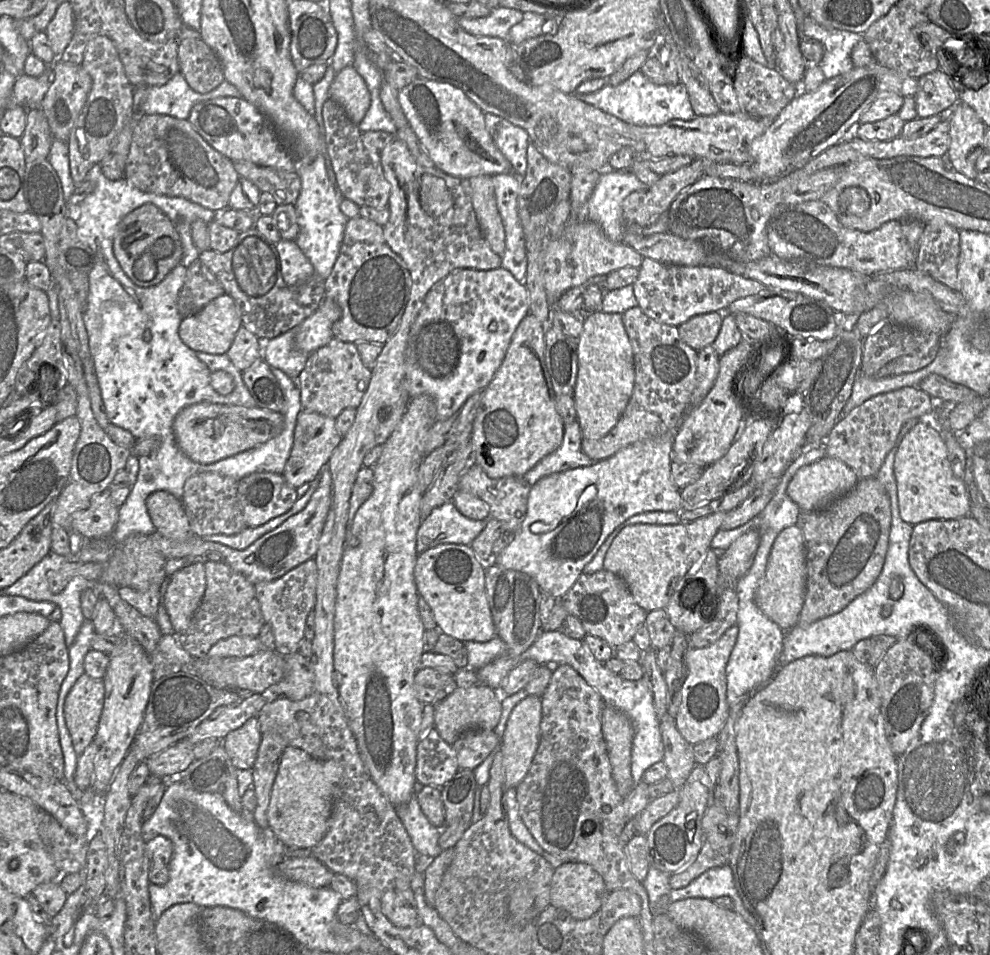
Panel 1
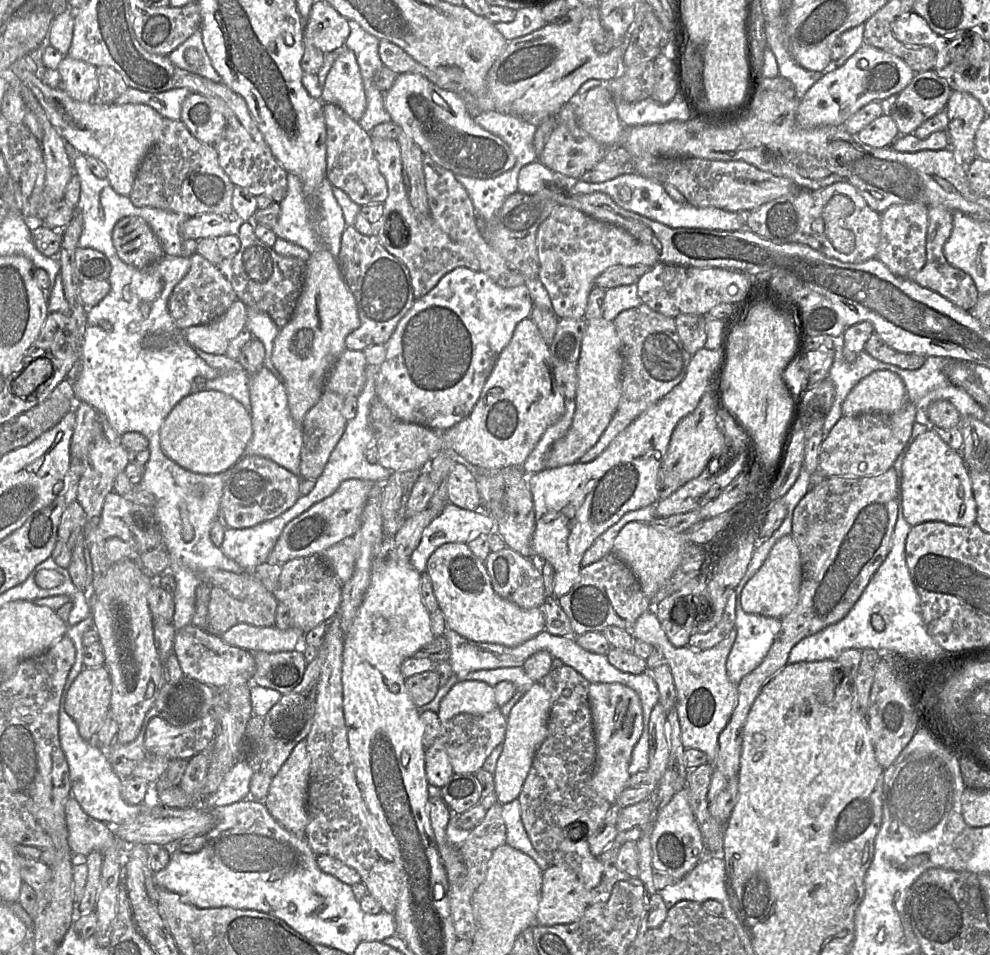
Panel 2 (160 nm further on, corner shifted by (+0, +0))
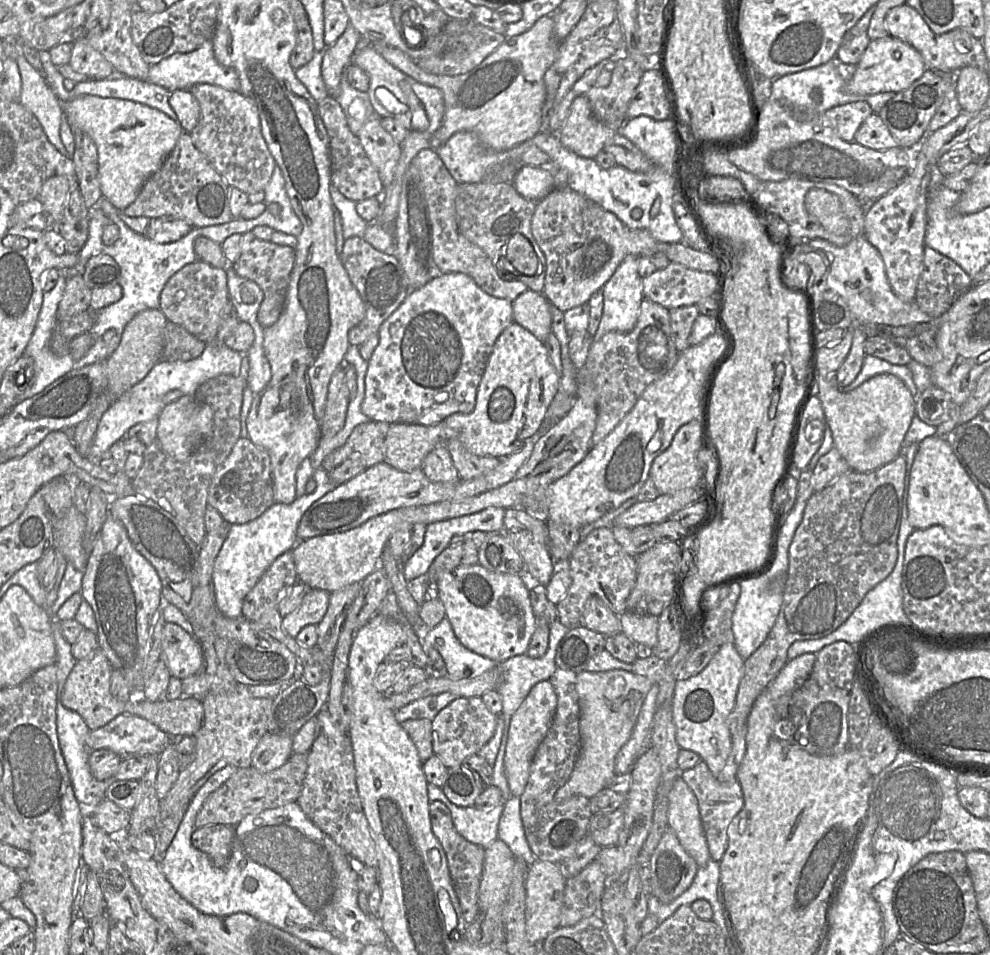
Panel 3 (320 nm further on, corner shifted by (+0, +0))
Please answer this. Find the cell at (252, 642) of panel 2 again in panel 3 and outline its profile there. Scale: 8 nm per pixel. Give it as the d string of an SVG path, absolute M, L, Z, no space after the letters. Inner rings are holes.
M311 589L305 595L301 605L282 620L283 630L295 638L307 625L318 625L325 616L330 600L330 592Z

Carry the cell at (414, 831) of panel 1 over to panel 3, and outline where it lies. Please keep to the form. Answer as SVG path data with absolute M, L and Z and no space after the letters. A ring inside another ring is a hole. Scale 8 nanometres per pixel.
M430 783L427 793L429 802L440 801L449 809L455 830L466 841L485 849L498 838L497 829L503 803L491 810L458 807L447 799L441 788Z

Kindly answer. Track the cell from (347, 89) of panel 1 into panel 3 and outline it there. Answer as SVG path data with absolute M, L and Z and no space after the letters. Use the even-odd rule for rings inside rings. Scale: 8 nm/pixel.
M349 25L336 42L323 51L322 78L328 95L336 98L345 68L351 63L362 37Z

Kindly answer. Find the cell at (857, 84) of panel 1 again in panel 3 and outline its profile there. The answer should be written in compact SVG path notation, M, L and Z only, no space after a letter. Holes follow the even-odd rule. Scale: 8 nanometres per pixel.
M892 36L870 40L853 77L847 81L848 90L860 97L881 92L898 93L907 89L926 70L922 55L911 45Z

